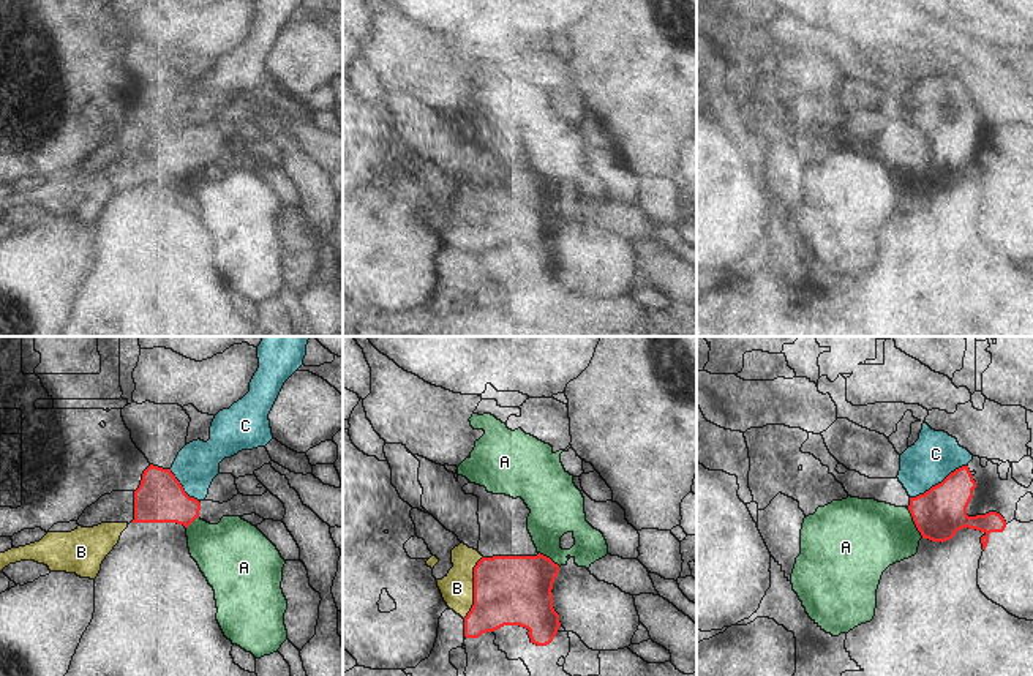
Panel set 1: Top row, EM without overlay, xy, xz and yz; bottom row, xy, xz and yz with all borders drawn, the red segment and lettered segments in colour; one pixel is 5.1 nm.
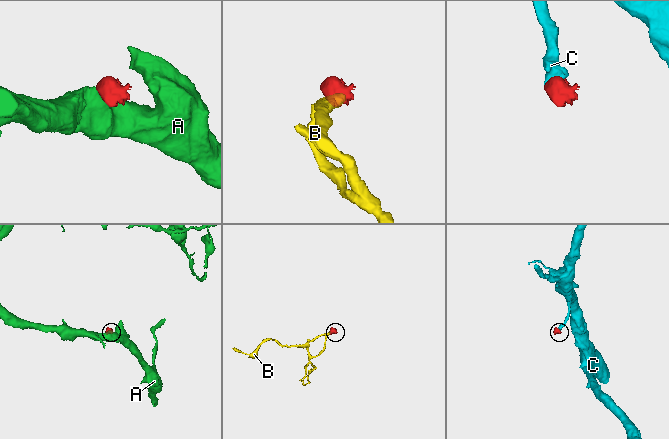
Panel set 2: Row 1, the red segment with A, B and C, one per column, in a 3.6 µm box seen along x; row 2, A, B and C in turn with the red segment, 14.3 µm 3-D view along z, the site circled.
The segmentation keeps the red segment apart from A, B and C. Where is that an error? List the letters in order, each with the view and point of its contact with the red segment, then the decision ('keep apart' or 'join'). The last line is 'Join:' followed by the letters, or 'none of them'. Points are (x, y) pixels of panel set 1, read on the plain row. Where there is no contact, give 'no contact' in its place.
A: contact yz (915, 169); keep apart
B: contact xz (474, 234); join
C: contact yz (939, 130); join
Join: B, C

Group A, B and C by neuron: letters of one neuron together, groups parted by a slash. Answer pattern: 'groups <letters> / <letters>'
groups A / B C

